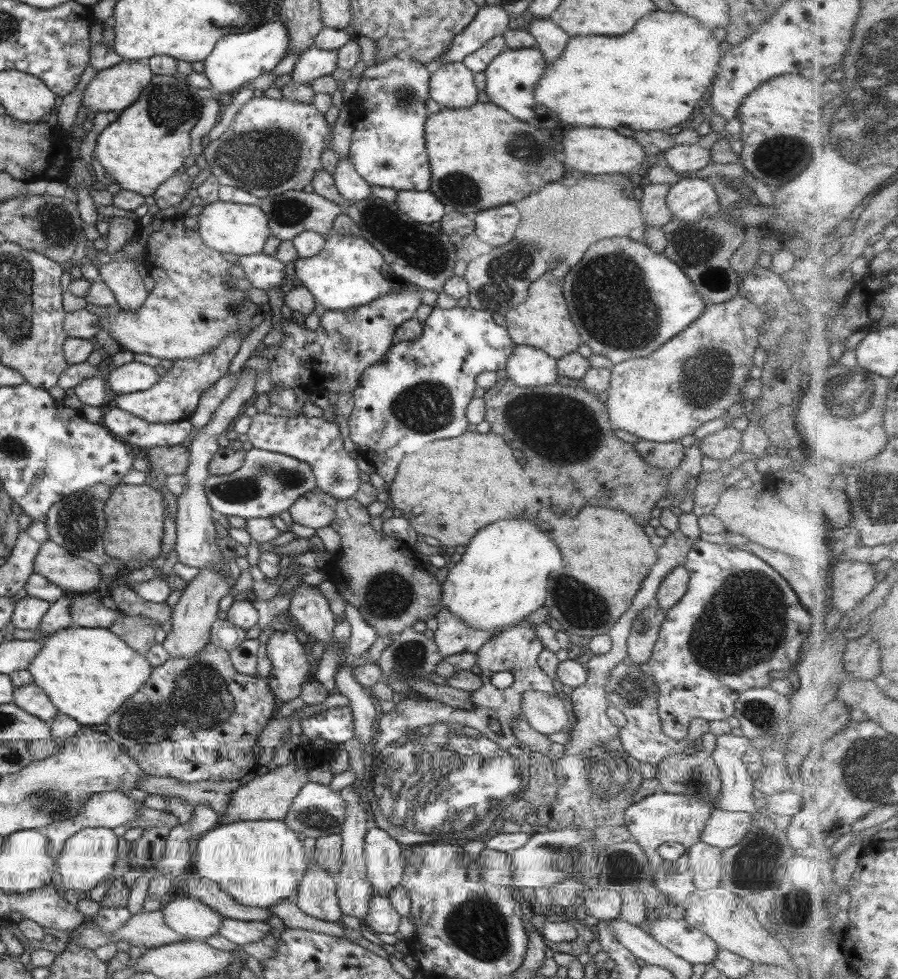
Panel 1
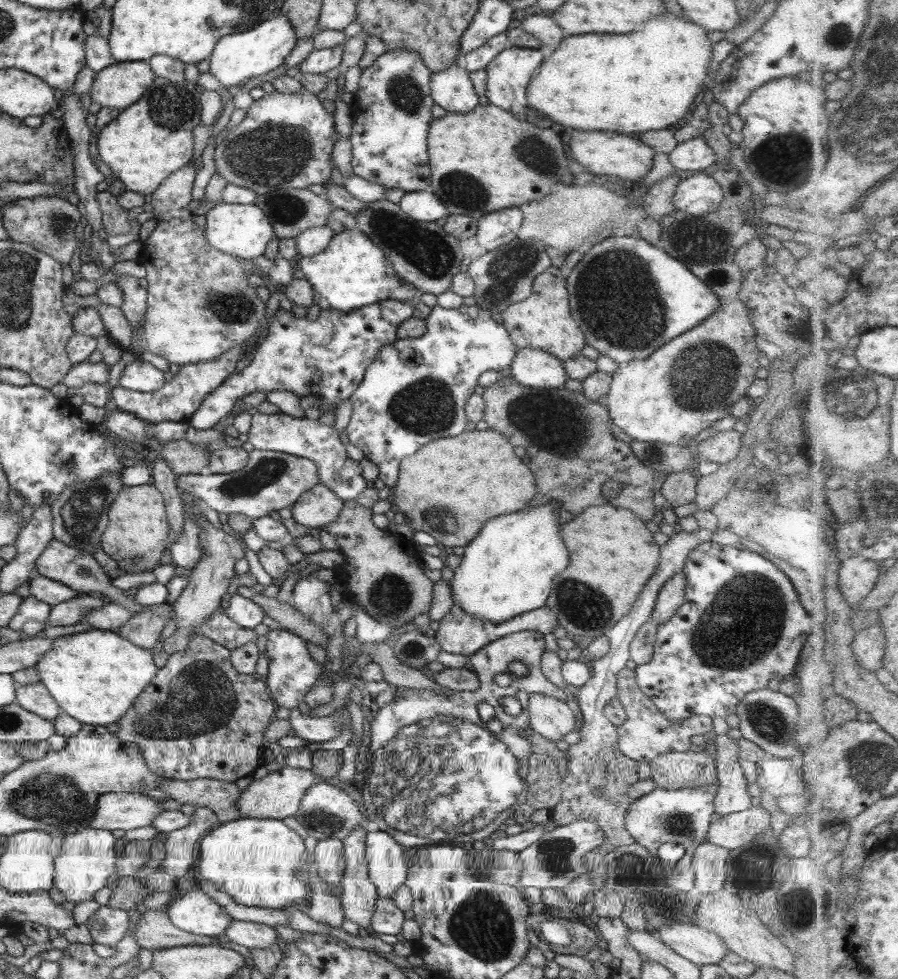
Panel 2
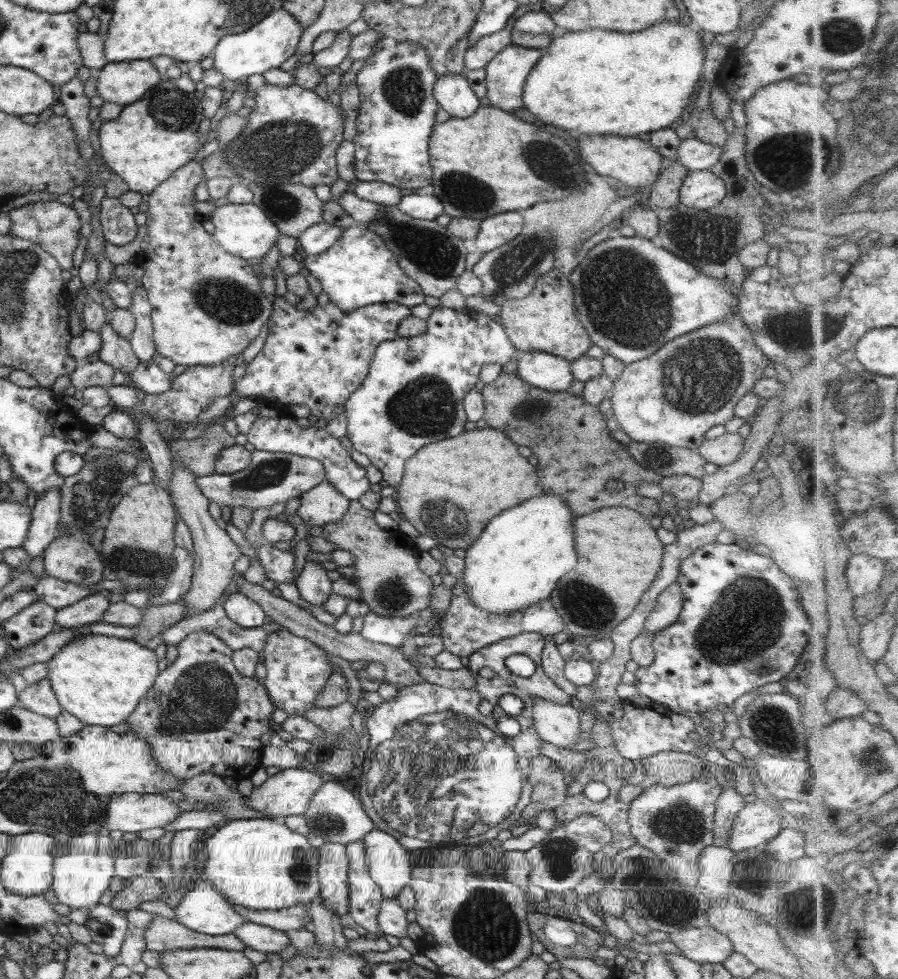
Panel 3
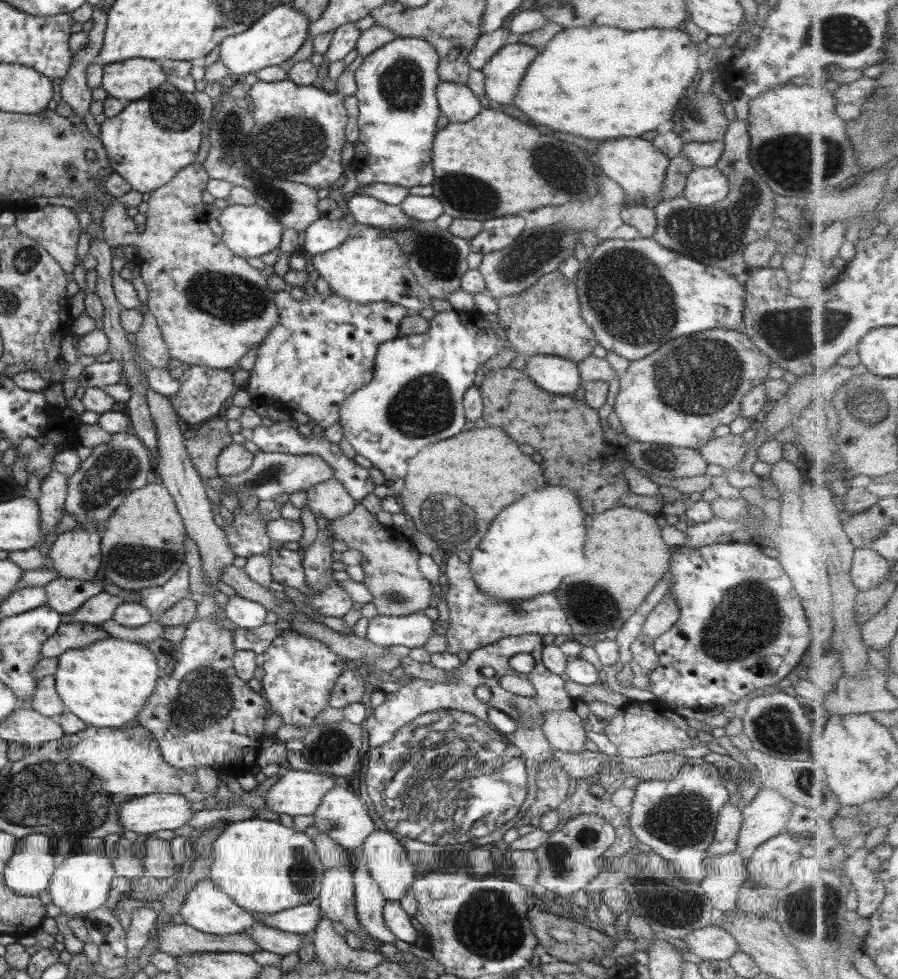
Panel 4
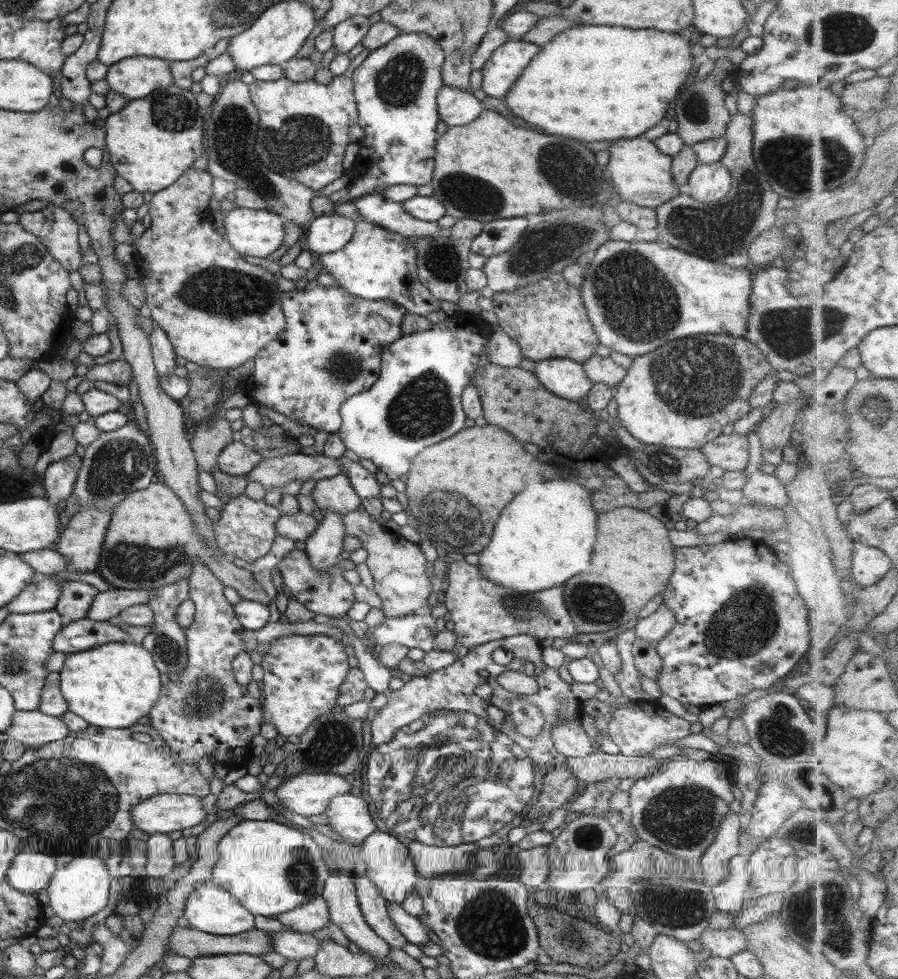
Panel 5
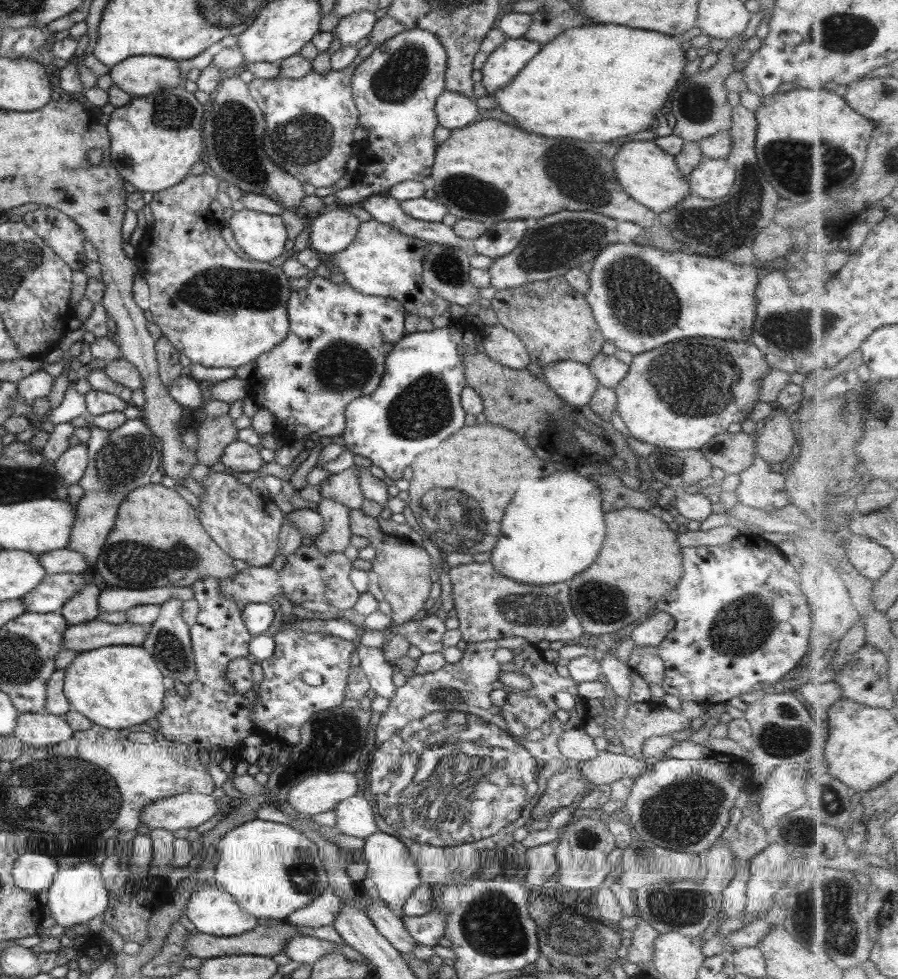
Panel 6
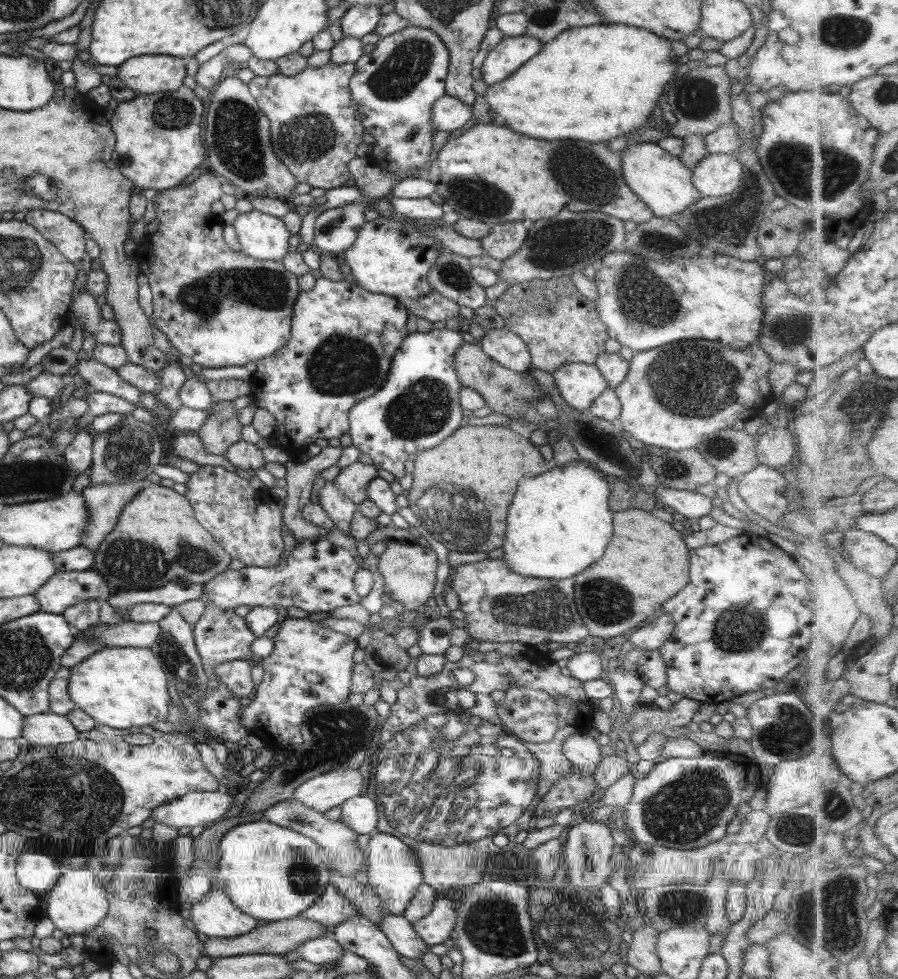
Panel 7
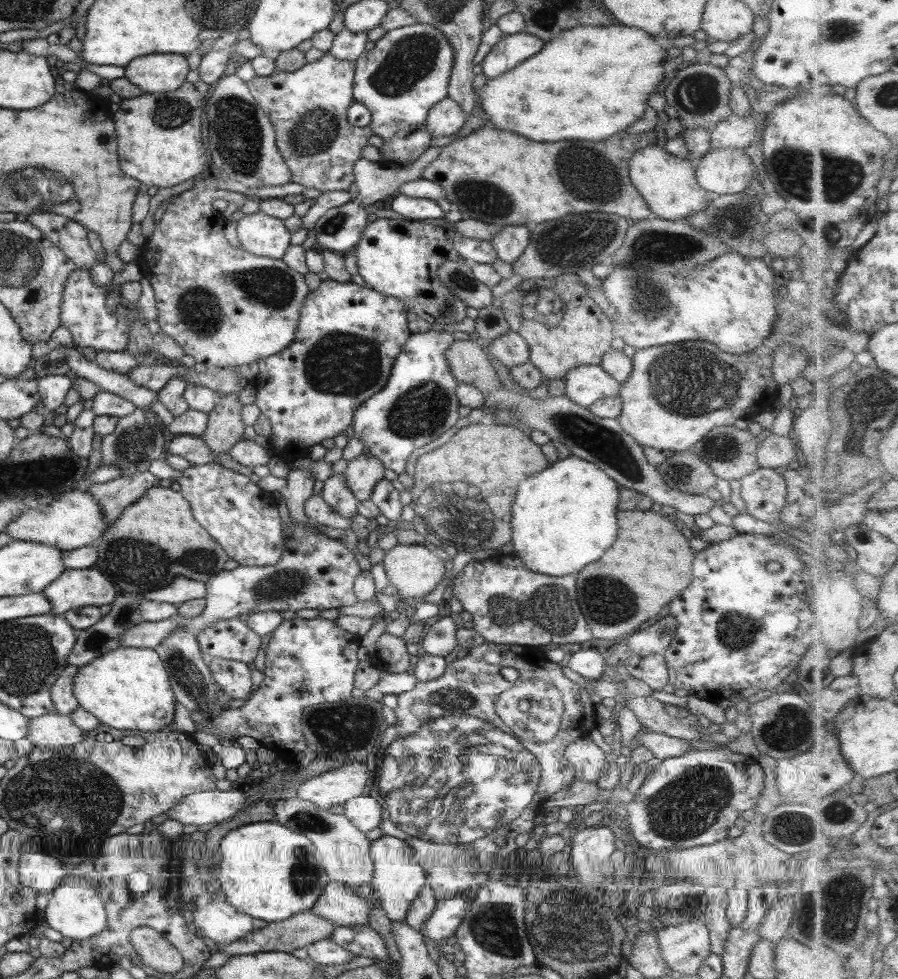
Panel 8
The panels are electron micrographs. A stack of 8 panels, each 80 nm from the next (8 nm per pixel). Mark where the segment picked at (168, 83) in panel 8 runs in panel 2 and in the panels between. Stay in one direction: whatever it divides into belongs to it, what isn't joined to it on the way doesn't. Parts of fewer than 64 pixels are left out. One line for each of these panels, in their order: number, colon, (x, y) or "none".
2: (119, 85)
3: (119, 83)
4: (131, 79)
5: (133, 78)
6: (138, 76)
7: (147, 74)

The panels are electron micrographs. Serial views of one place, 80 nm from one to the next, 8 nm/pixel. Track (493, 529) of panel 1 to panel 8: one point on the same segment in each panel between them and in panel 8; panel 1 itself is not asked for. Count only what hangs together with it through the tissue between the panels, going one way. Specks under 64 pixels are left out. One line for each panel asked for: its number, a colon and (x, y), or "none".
2: (506, 570)
3: (521, 553)
4: (533, 543)
5: (543, 536)
6: (551, 530)
7: (557, 525)
8: (564, 516)

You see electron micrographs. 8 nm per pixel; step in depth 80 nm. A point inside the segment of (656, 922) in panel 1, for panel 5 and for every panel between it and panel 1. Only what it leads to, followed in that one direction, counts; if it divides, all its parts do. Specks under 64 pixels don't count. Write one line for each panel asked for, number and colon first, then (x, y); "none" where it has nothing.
2: (698, 946)
3: (704, 945)
4: (711, 943)
5: (723, 943)

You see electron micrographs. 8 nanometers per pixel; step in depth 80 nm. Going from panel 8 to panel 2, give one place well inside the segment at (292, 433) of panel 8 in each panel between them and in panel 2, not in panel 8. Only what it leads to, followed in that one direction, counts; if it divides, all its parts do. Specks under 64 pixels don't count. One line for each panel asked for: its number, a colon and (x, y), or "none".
2: (326, 358)
3: (318, 357)
4: (322, 349)
5: (330, 347)
6: (334, 351)
7: (342, 338)

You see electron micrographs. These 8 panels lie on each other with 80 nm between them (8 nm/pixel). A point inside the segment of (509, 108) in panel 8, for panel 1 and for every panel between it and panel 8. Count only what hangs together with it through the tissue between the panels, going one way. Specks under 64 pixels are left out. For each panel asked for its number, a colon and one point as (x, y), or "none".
1: (650, 79)
2: (643, 81)
3: (596, 81)
4: (599, 82)
5: (592, 83)
6: (600, 82)
7: (592, 83)

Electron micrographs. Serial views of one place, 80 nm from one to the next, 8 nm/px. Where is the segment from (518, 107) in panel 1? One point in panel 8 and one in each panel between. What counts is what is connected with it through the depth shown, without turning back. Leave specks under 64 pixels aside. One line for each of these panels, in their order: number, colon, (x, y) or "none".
2: (508, 74)
3: (505, 75)
4: (502, 73)
5: (501, 70)
6: (508, 58)
7: (511, 52)
8: (511, 49)

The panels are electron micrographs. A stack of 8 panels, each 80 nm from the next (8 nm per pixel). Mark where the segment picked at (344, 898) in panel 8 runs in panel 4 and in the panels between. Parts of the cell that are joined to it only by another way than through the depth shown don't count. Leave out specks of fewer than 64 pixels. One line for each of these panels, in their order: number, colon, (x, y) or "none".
4: (301, 919)
5: (310, 916)
6: (321, 910)
7: (330, 908)

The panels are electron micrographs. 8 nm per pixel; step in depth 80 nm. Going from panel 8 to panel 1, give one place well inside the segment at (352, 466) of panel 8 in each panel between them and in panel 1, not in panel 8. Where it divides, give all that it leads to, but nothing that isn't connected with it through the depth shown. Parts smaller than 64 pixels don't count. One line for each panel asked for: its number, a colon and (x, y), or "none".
1: (314, 509)
2: (318, 506)
3: (322, 504)
4: (329, 500)
5: (334, 494)
6: (342, 487)
7: (351, 481)

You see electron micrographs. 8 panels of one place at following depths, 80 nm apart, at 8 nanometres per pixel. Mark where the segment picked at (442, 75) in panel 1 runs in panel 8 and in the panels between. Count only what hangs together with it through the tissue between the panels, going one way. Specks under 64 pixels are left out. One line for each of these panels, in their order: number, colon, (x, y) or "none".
2: (451, 89)
3: (452, 93)
4: (455, 101)
5: (455, 107)
6: (453, 111)
7: (448, 114)
8: (444, 118)

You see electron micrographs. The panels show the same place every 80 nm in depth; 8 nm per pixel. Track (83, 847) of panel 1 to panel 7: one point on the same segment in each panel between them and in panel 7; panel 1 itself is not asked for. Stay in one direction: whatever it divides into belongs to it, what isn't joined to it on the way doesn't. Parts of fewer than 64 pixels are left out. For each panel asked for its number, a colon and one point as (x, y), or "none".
2: (87, 858)
3: (79, 876)
4: (79, 885)
5: (79, 889)
6: (76, 894)
7: (77, 902)

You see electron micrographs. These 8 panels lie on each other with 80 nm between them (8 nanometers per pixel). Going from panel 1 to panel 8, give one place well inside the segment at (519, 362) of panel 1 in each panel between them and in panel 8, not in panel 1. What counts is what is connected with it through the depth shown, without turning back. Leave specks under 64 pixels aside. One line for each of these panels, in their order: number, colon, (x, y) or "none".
2: (533, 368)
3: (538, 369)
4: (556, 375)
5: (564, 378)
6: (571, 381)
7: (578, 384)
8: (584, 384)

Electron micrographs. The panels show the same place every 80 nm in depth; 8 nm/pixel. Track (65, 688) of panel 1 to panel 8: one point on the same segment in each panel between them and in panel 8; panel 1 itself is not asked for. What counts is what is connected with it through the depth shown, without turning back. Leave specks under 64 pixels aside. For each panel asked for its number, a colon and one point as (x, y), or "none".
2: (93, 676)
3: (98, 679)
4: (105, 683)
5: (111, 685)
6: (115, 687)
7: (124, 688)
8: (128, 689)

